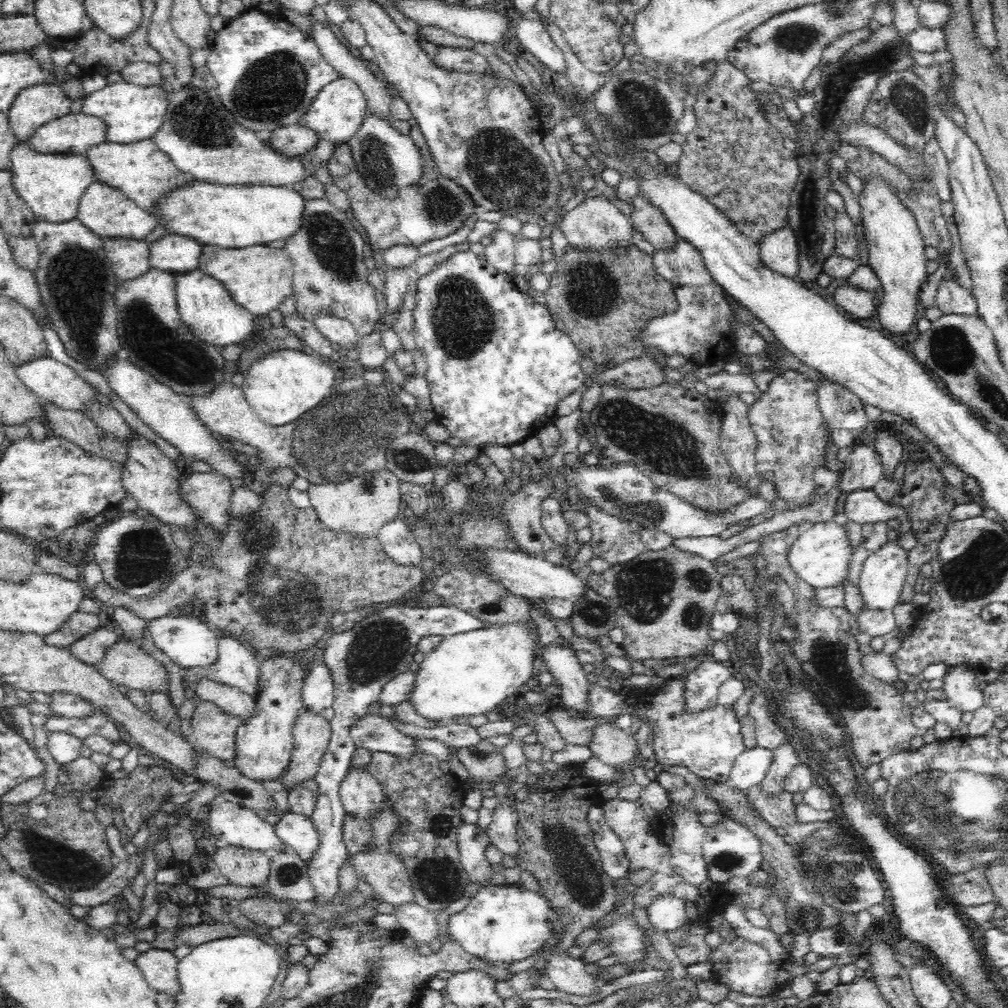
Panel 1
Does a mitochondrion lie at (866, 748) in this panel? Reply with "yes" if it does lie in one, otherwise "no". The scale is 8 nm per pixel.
no

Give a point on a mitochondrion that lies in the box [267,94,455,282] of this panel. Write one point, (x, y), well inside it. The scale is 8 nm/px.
(376, 164)

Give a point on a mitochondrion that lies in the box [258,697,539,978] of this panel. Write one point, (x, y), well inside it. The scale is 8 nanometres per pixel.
(439, 882)

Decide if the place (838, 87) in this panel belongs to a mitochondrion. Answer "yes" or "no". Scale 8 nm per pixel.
yes

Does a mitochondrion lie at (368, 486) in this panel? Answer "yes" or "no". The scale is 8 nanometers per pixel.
yes

